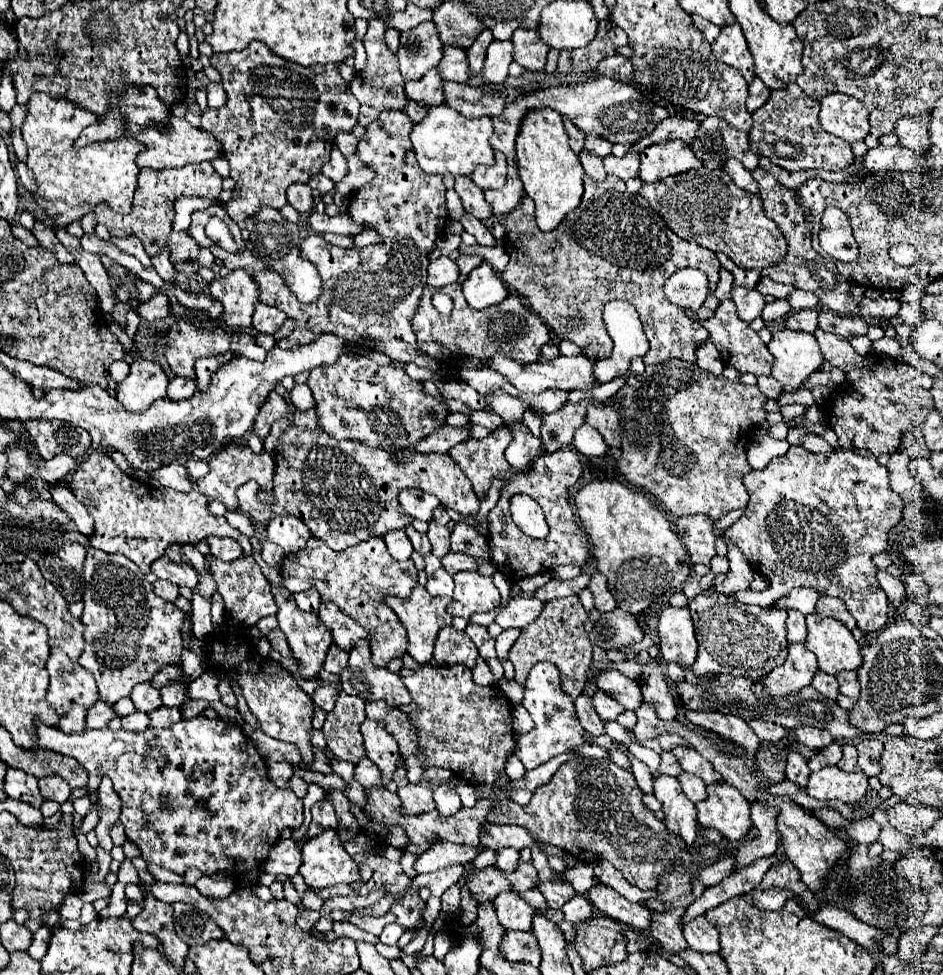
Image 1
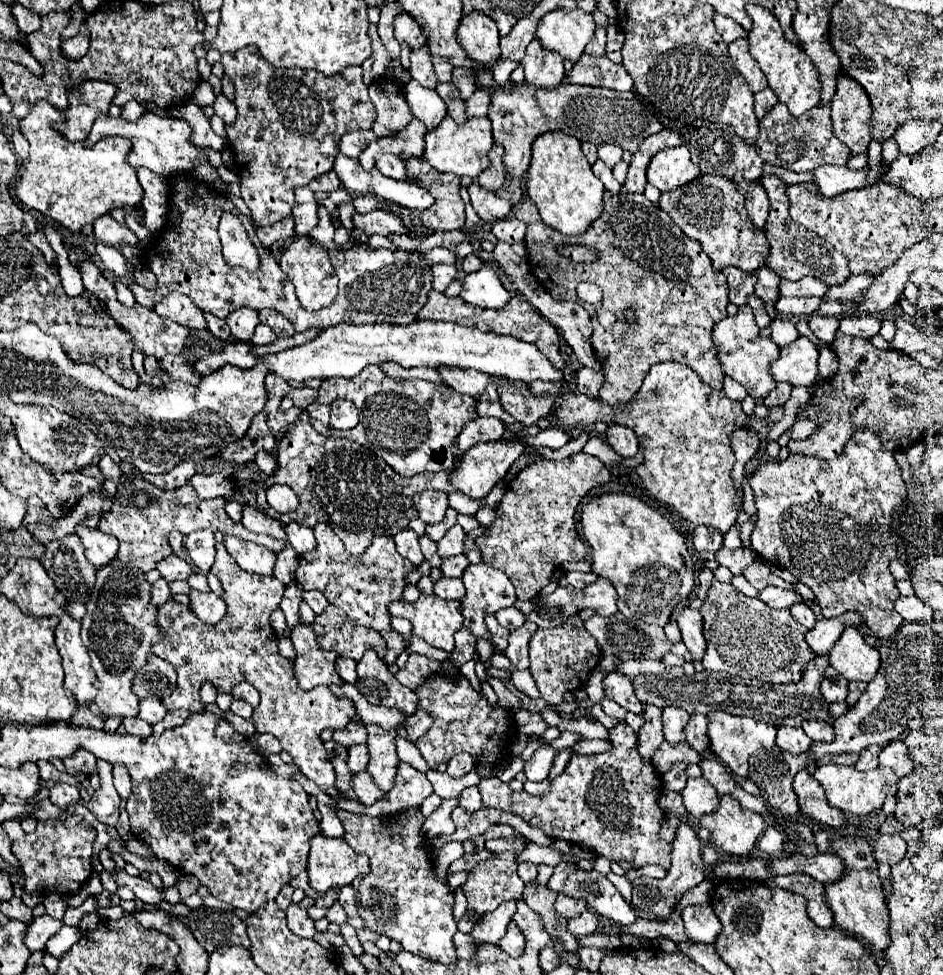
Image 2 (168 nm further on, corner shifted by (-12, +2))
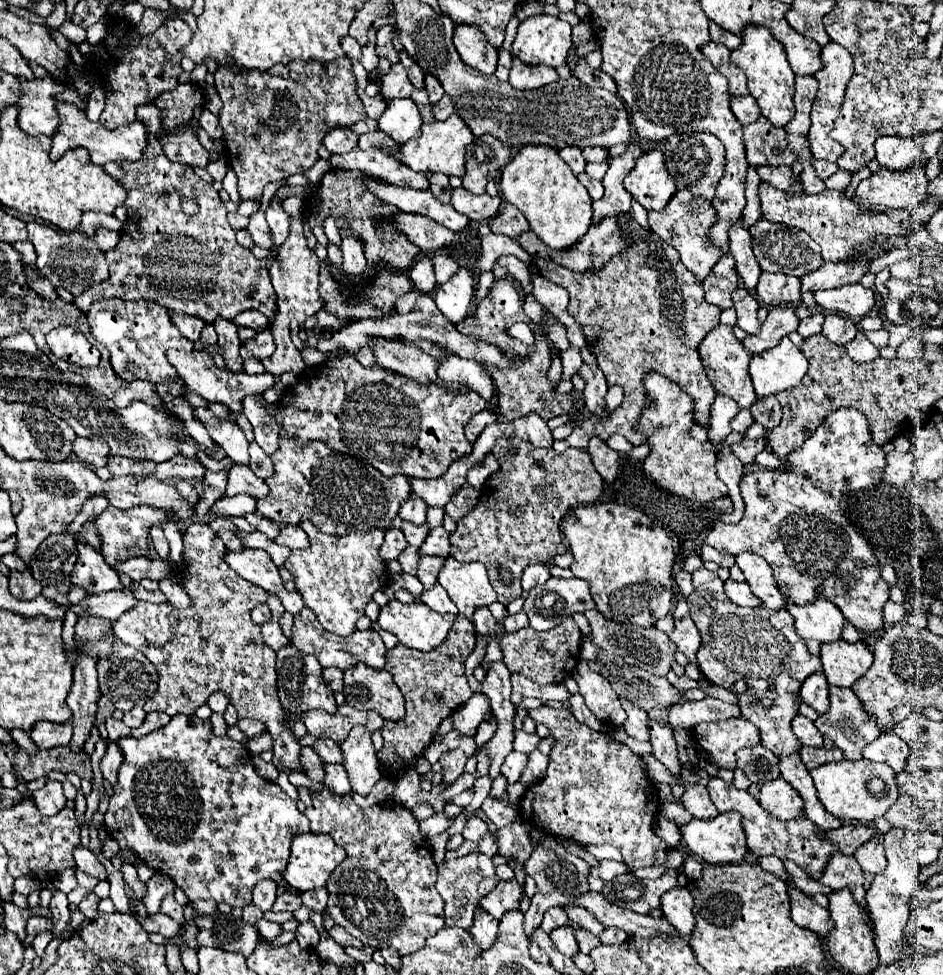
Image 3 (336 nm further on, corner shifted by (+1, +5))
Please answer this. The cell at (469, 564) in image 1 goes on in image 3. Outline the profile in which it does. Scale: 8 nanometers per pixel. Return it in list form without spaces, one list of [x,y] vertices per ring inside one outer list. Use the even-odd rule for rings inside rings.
[[[422,556],[420,560],[420,568],[416,572],[416,576],[420,578],[420,582],[424,584],[424,588],[432,588],[436,584],[438,572],[444,566],[442,562],[446,562],[446,556]]]

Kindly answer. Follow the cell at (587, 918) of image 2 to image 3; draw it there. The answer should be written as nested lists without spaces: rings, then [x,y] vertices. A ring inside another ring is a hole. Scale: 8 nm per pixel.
[[[562,926],[562,928],[556,928],[550,932],[550,938],[554,942],[554,946],[566,954],[566,956],[574,956],[578,952],[578,944],[576,944],[576,938],[574,938],[574,928],[572,926]]]

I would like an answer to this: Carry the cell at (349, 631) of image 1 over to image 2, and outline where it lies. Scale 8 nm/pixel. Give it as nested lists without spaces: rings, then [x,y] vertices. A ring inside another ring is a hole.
[[[327,605],[325,611],[315,617],[313,631],[321,649],[333,649],[341,657],[351,657],[355,661],[359,661],[367,649],[375,649],[381,659],[387,651],[385,641],[377,631],[351,625],[345,611],[337,609],[335,605]]]

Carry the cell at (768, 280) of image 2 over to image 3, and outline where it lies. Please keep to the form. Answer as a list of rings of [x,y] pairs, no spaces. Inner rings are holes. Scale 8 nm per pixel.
[[[762,272],[760,282],[756,286],[756,296],[766,306],[802,306],[800,278]]]

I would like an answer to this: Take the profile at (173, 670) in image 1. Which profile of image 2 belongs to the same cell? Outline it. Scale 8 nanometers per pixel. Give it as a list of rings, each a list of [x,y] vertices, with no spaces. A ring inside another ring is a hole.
[[[149,655],[147,663],[139,669],[137,677],[133,679],[133,693],[137,693],[139,699],[145,697],[157,697],[163,699],[175,689],[175,669],[167,661]]]

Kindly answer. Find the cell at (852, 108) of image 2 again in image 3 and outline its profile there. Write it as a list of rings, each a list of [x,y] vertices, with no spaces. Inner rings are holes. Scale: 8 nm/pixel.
[[[828,42],[828,46],[822,48],[822,68],[816,72],[816,80],[820,82],[820,88],[818,88],[818,96],[814,100],[814,106],[812,106],[812,126],[810,126],[810,132],[808,132],[808,142],[810,142],[810,150],[812,150],[812,156],[814,158],[824,158],[828,162],[838,162],[838,158],[844,154],[844,146],[840,146],[838,142],[834,142],[830,138],[830,132],[834,128],[834,122],[836,118],[840,116],[840,108],[842,108],[842,100],[844,100],[844,92],[846,92],[846,84],[852,76],[852,56],[846,48],[842,48],[840,44],[836,42]]]

